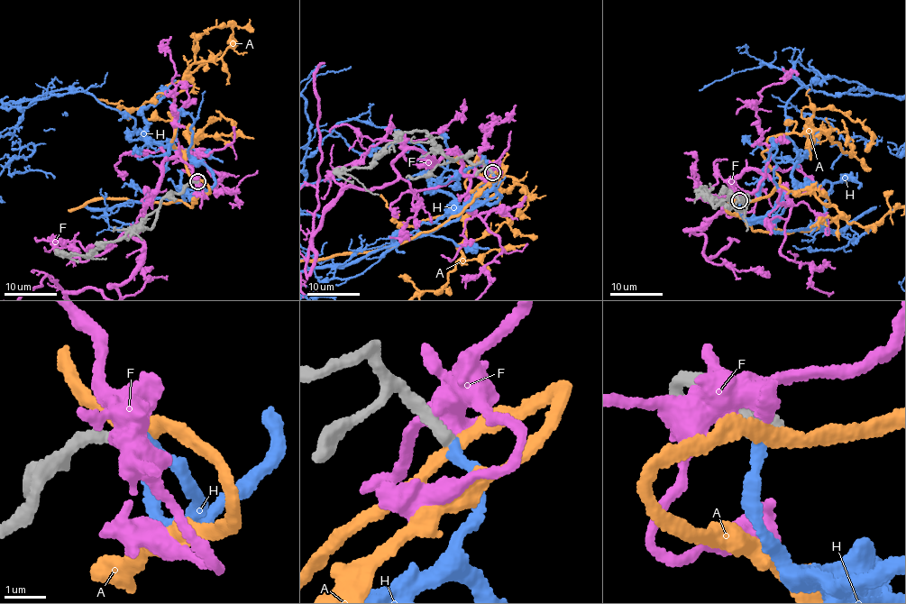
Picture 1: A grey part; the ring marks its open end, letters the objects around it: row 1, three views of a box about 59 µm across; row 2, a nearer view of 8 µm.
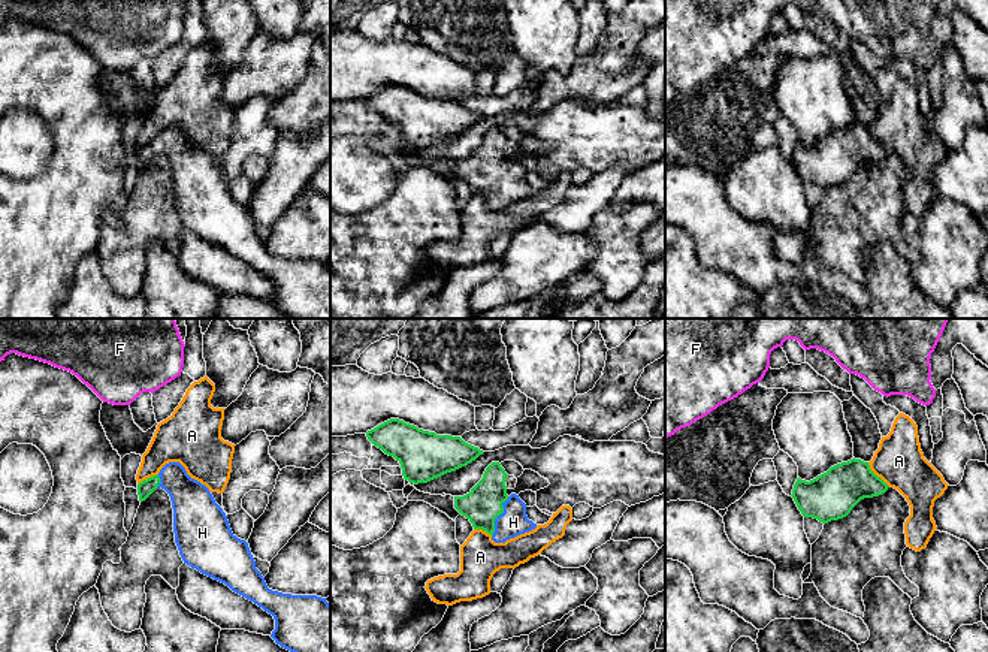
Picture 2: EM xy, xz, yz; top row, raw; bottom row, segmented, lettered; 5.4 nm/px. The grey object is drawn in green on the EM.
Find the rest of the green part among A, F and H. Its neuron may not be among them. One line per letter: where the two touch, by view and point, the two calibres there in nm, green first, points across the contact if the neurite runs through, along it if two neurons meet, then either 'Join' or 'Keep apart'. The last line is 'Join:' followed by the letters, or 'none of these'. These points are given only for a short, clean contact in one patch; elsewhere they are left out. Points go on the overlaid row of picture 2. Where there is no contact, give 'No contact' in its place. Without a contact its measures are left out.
A: Touches green at yz (876, 476). Thickness 240 nm (green) against 260 nm. Boundary: yz (867, 462), (890, 486). Keep apart
F: No contact. Keep apart
H: Touches green at xz (498, 515). Thickness 200 nm (green) against 150 nm. Path across: xz (483, 504), (498, 515), (513, 522). Join
Join: H

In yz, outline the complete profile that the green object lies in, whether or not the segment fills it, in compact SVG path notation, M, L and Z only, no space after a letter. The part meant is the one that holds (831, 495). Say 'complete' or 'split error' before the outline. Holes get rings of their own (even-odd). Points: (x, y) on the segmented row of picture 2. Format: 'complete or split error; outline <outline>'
complete; outline M853 458L810 482L798 477L791 496L804 517L818 519L825 525L846 517L861 499L879 496L888 488L870 470L868 462Z

